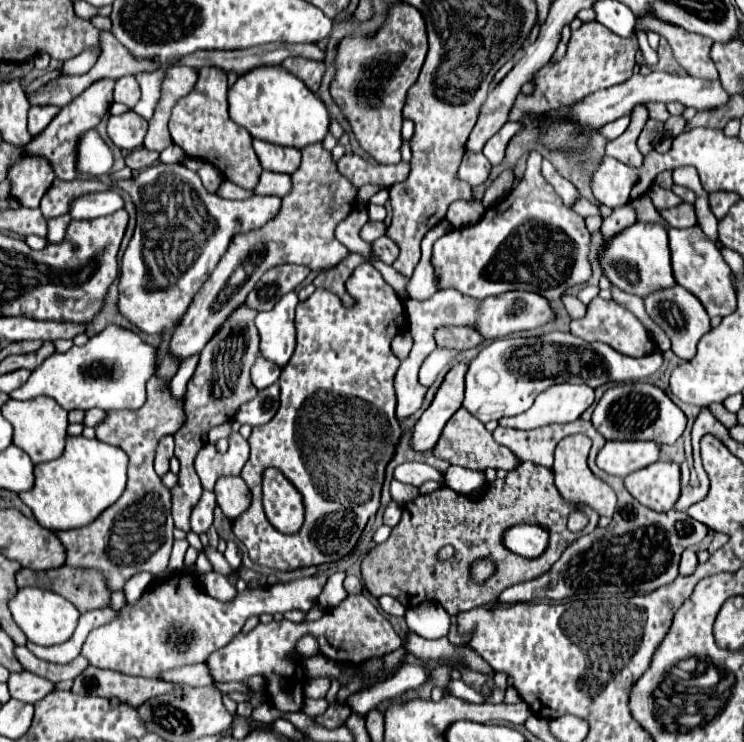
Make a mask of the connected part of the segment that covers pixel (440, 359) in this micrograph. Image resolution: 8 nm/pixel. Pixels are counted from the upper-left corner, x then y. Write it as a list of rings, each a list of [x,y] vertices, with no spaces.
[[[436,347],[422,363],[420,367],[420,383],[430,387],[436,381],[436,375],[460,353],[460,349],[448,349],[448,347]]]

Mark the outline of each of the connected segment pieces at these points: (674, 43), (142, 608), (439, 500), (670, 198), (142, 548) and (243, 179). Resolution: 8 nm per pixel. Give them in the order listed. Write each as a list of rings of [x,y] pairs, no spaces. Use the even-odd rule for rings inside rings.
[[[648,11],[648,13],[644,13],[644,17],[636,19],[636,29],[644,31],[644,33],[656,31],[658,35],[666,37],[674,51],[674,59],[688,71],[688,75],[718,79],[718,71],[712,65],[712,59],[708,57],[708,49],[712,49],[712,43],[714,43],[712,39],[690,33],[680,25],[660,21],[660,17],[656,17],[656,13],[652,13],[652,11]]]
[[[182,569],[154,581],[136,603],[126,601],[110,623],[92,629],[82,647],[82,657],[100,669],[160,679],[160,673],[166,673],[168,669],[206,661],[216,649],[228,645],[252,615],[274,615],[290,609],[308,611],[316,605],[324,583],[326,575],[316,575],[290,583],[248,587],[238,591],[232,601],[224,603],[210,597],[200,587],[200,579],[192,571]]]
[[[532,461],[522,463],[520,469],[510,471],[504,479],[486,483],[480,497],[470,497],[464,493],[456,493],[450,487],[440,487],[432,493],[418,495],[404,505],[402,519],[392,529],[390,539],[376,545],[364,557],[364,585],[374,597],[390,595],[398,599],[404,607],[416,607],[418,603],[428,599],[438,601],[452,617],[460,611],[494,603],[506,587],[536,579],[546,573],[572,541],[596,529],[598,513],[580,507],[580,511],[588,517],[588,525],[578,533],[568,531],[566,521],[572,511],[576,511],[576,507],[560,497],[552,481],[552,471]],[[518,523],[540,525],[548,531],[548,547],[540,557],[526,559],[504,547],[504,533]],[[444,545],[452,545],[456,553],[448,561],[438,561],[436,551]],[[478,557],[492,557],[498,567],[496,575],[490,577],[486,585],[472,585],[468,579],[470,563]]]
[[[656,183],[648,189],[648,195],[650,195],[650,199],[652,199],[656,209],[670,209],[670,207],[682,203],[682,199],[678,195],[674,195],[670,189],[662,189]]]
[[[154,375],[148,381],[148,401],[136,411],[106,411],[102,423],[98,423],[96,437],[104,443],[124,449],[130,457],[128,485],[122,497],[108,507],[96,521],[80,529],[56,531],[66,547],[66,563],[80,569],[96,569],[104,575],[110,591],[120,591],[134,573],[148,571],[158,575],[168,569],[172,553],[172,493],[154,471],[154,455],[162,437],[174,435],[186,421],[184,399],[178,399],[170,391],[170,381]]]
[[[216,67],[200,69],[194,91],[182,97],[172,109],[170,135],[172,141],[186,151],[186,155],[212,163],[224,175],[224,179],[244,189],[254,189],[256,181],[260,181],[262,165],[252,149],[250,133],[230,119],[226,93],[228,85],[226,85],[226,73],[222,73],[222,69]]]

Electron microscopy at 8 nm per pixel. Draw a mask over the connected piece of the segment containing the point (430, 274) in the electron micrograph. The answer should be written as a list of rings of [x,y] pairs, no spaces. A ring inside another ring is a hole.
[[[444,219],[440,225],[436,225],[436,229],[428,231],[424,235],[422,241],[422,259],[414,269],[414,275],[410,277],[410,283],[406,287],[408,295],[412,299],[428,299],[438,291],[438,283],[436,283],[436,275],[434,275],[434,267],[432,267],[432,245],[438,237],[442,237],[444,233],[452,231],[452,225]]]

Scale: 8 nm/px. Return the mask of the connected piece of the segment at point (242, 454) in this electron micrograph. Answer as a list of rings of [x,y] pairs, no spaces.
[[[240,433],[228,437],[228,451],[219,453],[214,444],[207,443],[198,452],[194,468],[204,489],[212,489],[216,479],[222,475],[238,475],[248,461],[248,441]]]

